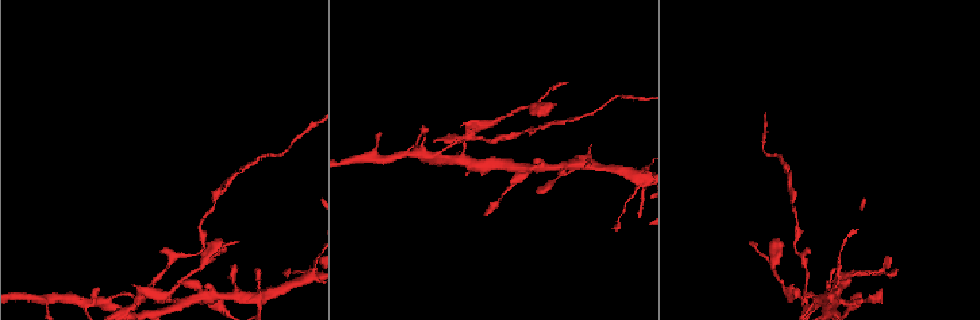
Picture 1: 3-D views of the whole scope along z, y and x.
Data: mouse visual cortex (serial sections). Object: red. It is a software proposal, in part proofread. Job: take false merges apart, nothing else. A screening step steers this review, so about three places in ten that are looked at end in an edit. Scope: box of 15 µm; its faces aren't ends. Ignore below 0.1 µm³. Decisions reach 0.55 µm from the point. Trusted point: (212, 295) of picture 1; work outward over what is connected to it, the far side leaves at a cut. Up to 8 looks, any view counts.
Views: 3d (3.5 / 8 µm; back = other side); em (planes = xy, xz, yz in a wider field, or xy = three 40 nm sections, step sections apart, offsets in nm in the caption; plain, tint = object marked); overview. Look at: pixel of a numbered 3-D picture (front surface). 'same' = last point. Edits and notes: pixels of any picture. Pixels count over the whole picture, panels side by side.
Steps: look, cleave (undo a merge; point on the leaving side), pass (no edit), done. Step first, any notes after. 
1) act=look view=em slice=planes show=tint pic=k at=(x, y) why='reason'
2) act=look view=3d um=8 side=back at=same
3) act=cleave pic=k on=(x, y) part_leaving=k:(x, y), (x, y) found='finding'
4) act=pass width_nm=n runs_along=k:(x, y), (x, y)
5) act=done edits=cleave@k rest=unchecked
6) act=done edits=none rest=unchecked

act=look view=3d um=3.5 side=back pic=1 at=(825, 306) why='three arms meet'

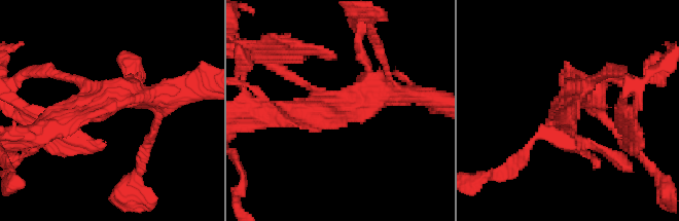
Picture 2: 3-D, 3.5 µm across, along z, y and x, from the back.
act=look view=em slice=xy step=1 show=tint pic=2 at=(94, 99) arms=3 arm_widths_nm=150,300,400 why='shape alone is not enough'

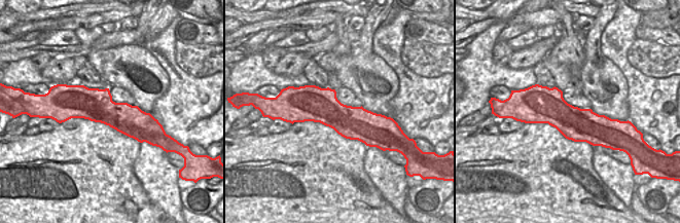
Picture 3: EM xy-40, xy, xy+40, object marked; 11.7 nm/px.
act=cleave pic=2 on=(274, 68) part_leaving=2:(307, 83), (253, 54) found='two cells meet here'

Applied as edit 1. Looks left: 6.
act=look view=3d um=3.5 side=back pic=1 at=(45, 299) why='side arm on a straight run'

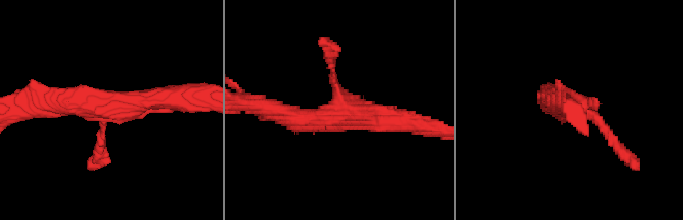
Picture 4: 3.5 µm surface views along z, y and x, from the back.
act=look view=em slice=planes show=tint pic=4 at=(340, 110) arms=3 arm_widths_nm=150,300,350 why='need the tissue'

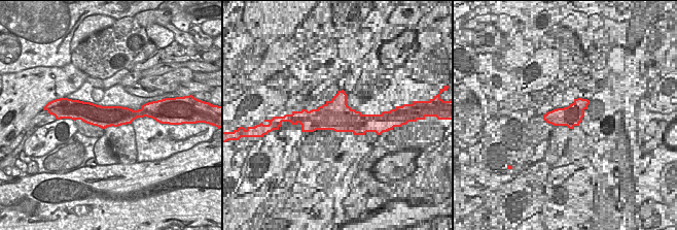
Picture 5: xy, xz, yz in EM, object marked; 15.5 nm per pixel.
act=pass runs_along=5:(74, 112), (140, 114) found='all the same cell'

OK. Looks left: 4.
act=look view=overview

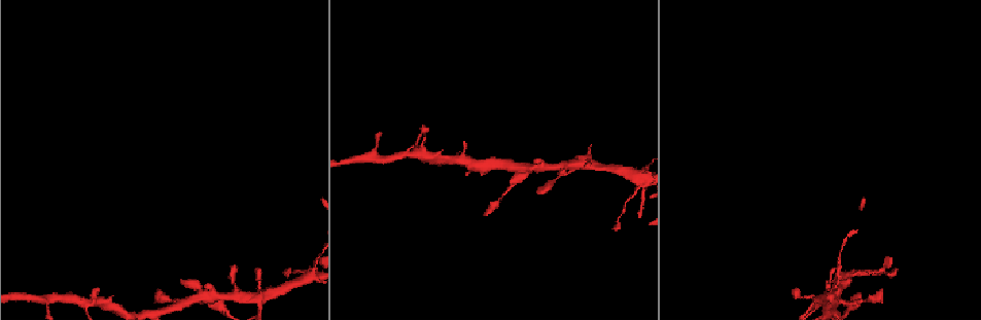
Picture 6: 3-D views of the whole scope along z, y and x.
act=look view=3d um=3.5 pic=6 at=(587, 168) why='sharp bend'

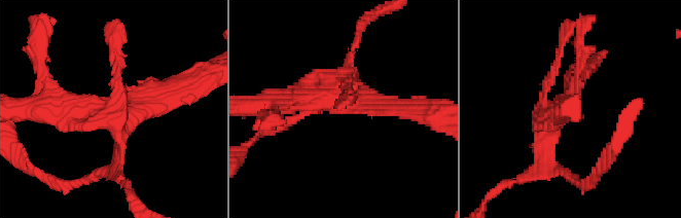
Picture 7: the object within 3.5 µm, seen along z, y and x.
act=look view=em slice=xy step=3 show=tint pic=7 at=(107, 108)

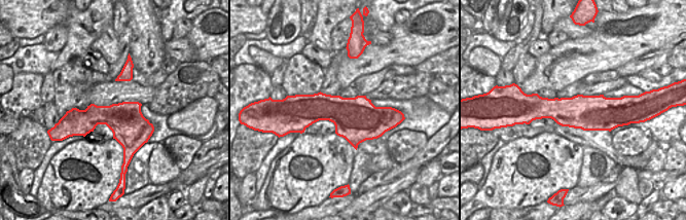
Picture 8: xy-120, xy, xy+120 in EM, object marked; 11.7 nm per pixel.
act=pass runs_along=7:(39, 108), (150, 108), (176, 93) found='continuous, no second cell'

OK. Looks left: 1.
act=done edits=cleave@2 rest=unchecked

